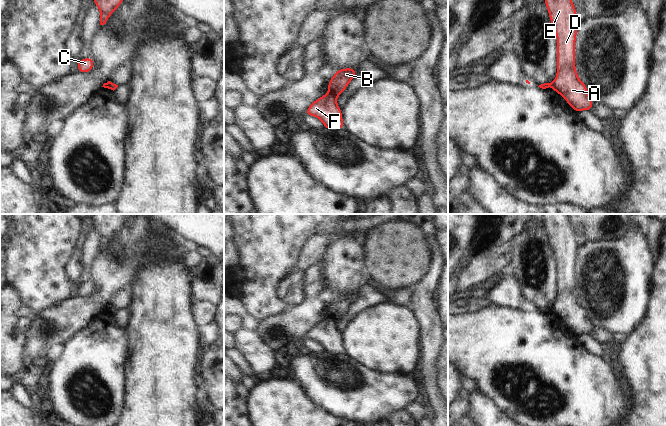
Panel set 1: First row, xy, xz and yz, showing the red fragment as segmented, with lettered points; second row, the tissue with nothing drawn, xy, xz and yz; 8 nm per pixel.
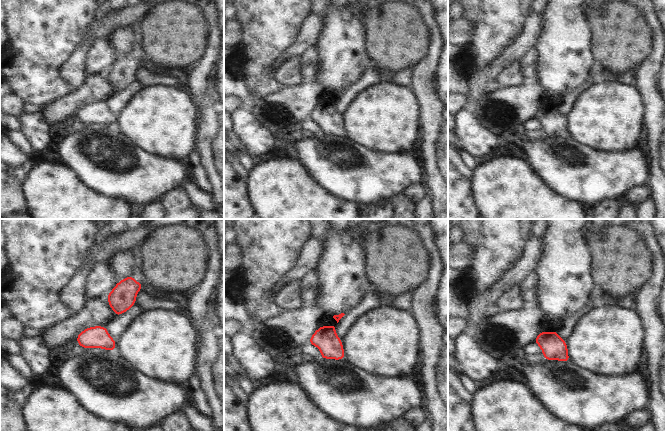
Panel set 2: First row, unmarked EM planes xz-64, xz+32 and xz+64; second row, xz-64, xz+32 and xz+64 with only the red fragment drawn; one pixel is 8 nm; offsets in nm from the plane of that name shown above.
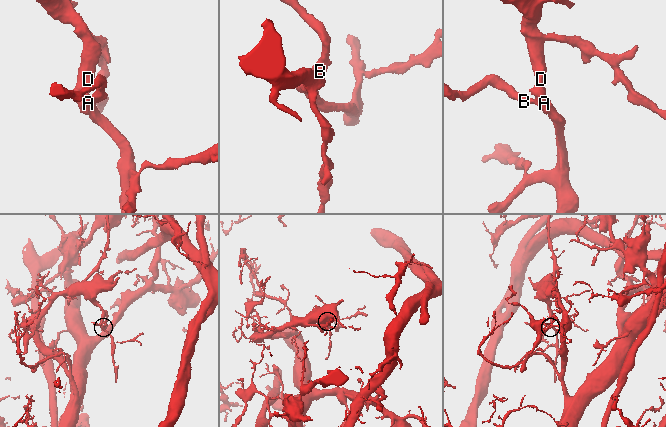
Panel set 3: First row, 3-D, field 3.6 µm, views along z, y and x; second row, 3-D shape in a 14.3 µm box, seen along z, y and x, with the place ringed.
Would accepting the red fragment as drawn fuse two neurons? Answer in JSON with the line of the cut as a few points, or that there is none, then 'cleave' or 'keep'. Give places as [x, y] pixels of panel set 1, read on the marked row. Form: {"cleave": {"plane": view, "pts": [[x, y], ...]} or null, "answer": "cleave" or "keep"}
{"cleave": {"plane": "xz", "pts": [[328, 91], [336, 97]]}, "answer": "cleave"}

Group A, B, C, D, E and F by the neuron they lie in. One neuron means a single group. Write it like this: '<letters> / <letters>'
A C D E F / B

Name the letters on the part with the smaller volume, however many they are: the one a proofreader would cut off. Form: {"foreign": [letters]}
{"foreign": ["B"]}

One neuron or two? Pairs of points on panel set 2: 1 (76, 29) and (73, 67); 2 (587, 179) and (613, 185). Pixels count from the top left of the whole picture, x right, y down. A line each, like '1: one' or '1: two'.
1: two
2: one

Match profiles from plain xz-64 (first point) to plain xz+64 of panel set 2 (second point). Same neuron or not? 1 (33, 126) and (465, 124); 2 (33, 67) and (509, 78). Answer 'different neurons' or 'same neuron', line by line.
1: same neuron
2: different neurons

